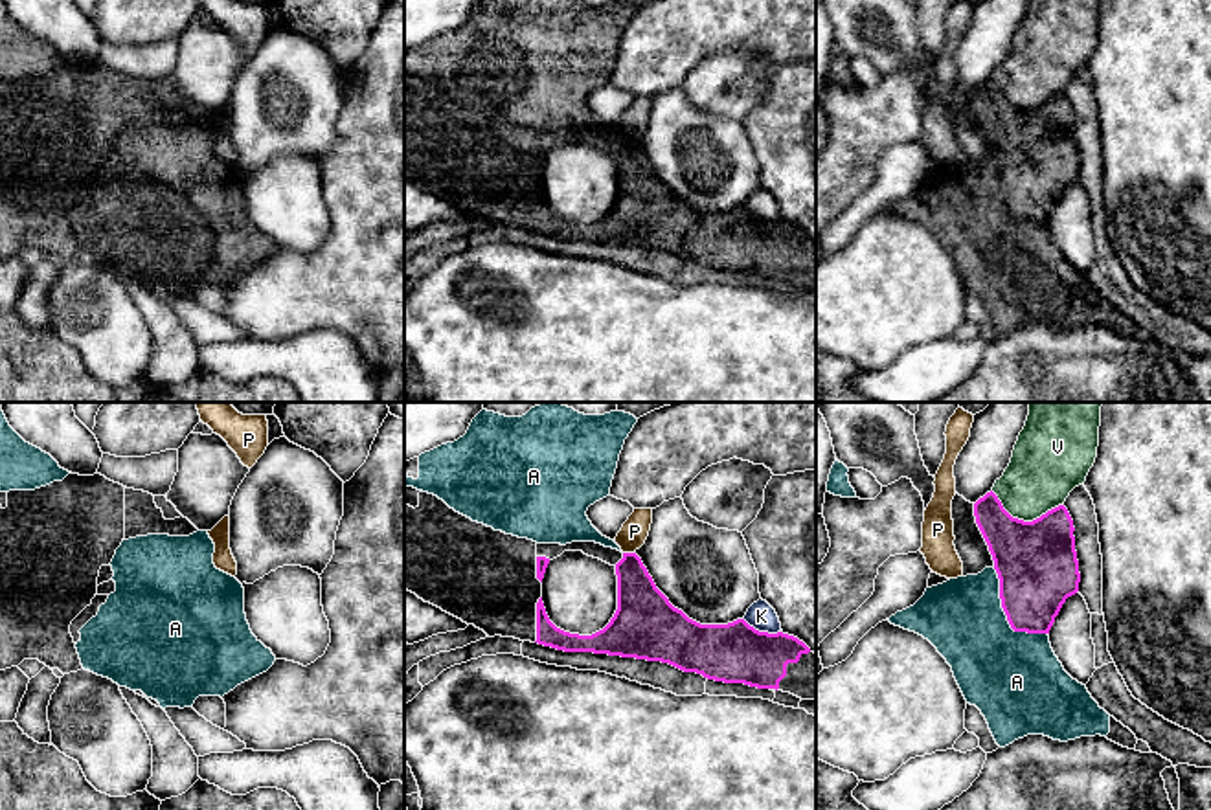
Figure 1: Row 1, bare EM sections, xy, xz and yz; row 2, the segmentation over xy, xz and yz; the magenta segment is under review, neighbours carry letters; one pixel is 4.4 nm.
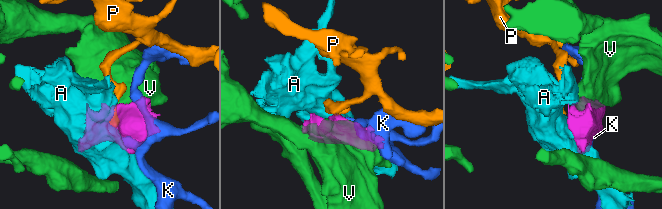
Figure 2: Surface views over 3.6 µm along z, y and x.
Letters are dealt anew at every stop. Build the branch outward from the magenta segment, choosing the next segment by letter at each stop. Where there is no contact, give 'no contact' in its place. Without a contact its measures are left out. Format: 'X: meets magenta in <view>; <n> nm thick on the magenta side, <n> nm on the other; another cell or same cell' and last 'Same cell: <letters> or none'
A: meets magenta in yz; 360 nm thick on the magenta side, 380 nm on the other; another cell
K: meets magenta in xz; 260 nm thick on the magenta side, 120 nm on the other; another cell
P: meets magenta in xz; 220 nm thick on the magenta side, 120 nm on the other; another cell
V: meets magenta in yz; 360 nm thick on the magenta side, 300 nm on the other; another cell
Same cell: none

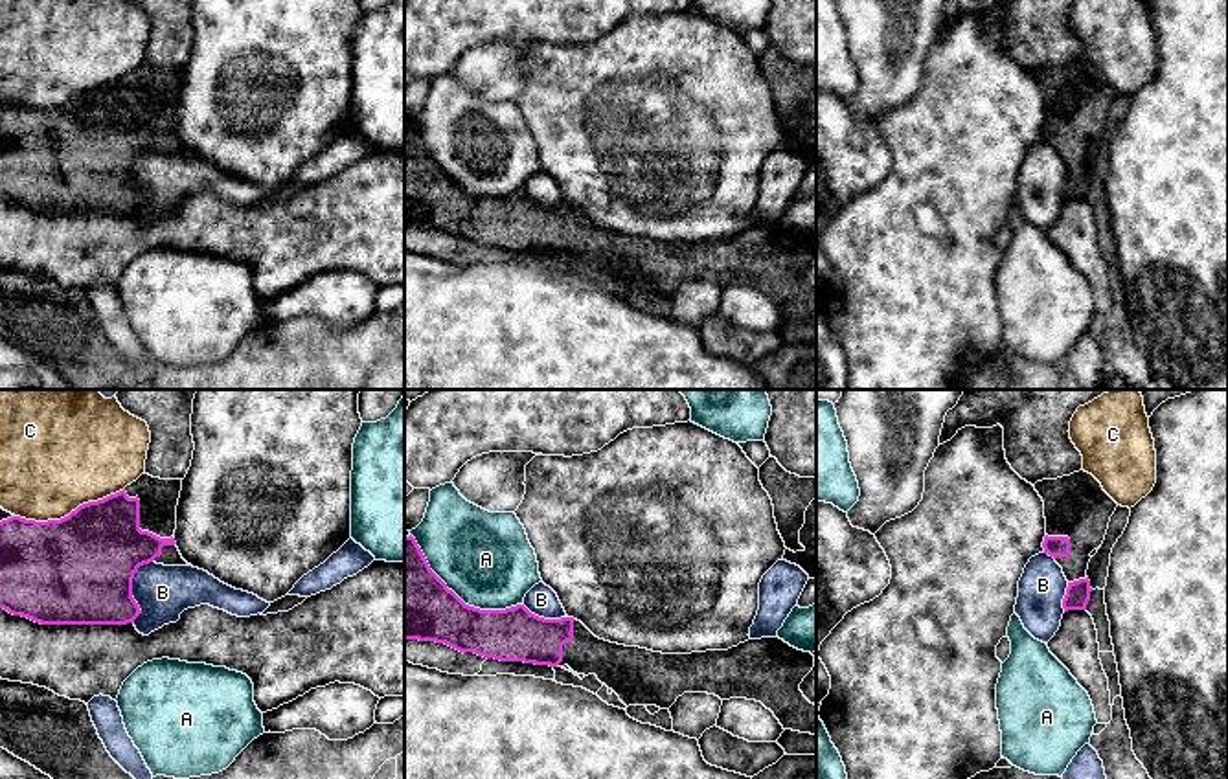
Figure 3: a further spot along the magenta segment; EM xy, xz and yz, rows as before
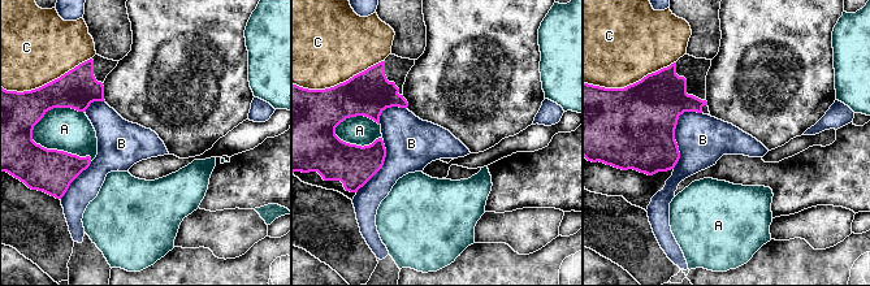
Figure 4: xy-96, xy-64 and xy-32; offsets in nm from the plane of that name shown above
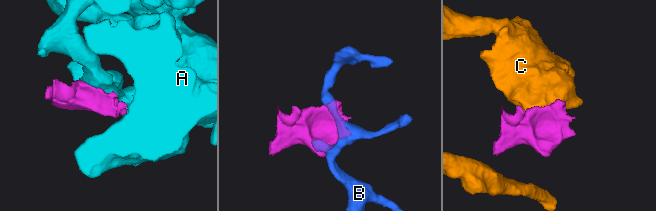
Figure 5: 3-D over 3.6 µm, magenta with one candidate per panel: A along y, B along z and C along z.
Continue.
A: meets magenta in xz; 360 nm thick on the magenta side, 400 nm on the other; another cell
B: meets magenta in xy; 480 nm thick on the magenta side, 240 nm on the other; another cell
C: meets magenta in xy; 480 nm thick on the magenta side, 460 nm on the other; another cell
Same cell: none

